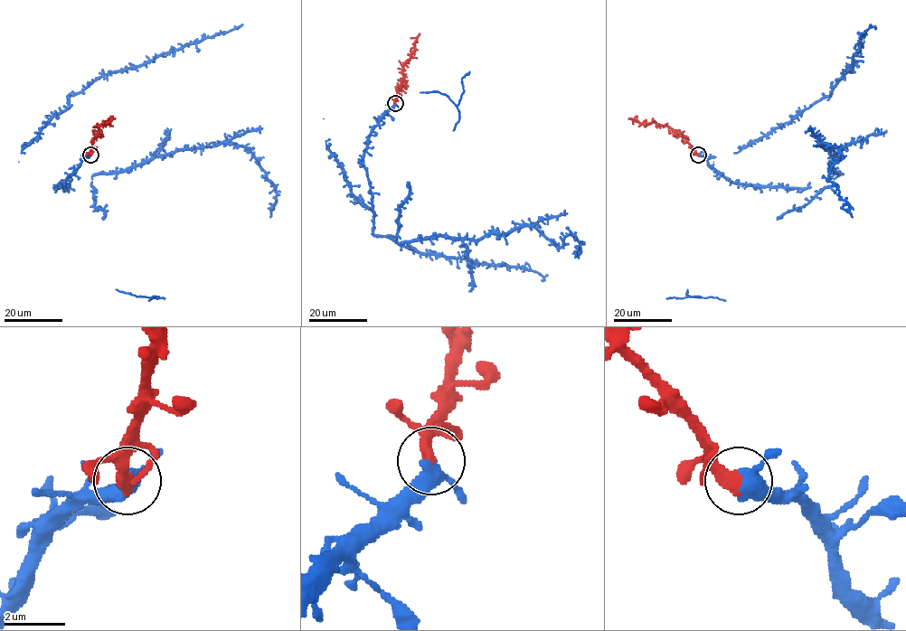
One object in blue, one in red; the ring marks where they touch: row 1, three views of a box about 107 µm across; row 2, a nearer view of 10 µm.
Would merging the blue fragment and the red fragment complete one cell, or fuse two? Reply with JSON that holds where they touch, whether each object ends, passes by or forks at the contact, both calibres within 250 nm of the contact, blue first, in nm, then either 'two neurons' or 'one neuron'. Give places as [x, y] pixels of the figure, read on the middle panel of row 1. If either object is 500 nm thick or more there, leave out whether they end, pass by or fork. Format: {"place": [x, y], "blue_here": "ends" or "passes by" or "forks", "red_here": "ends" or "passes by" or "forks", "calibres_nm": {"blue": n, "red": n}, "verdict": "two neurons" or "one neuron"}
{"place": [395, 103], "blue_here": "passes by", "red_here": "ends", "calibres_nm": {"blue": 440, "red": 480}, "verdict": "one neuron"}

